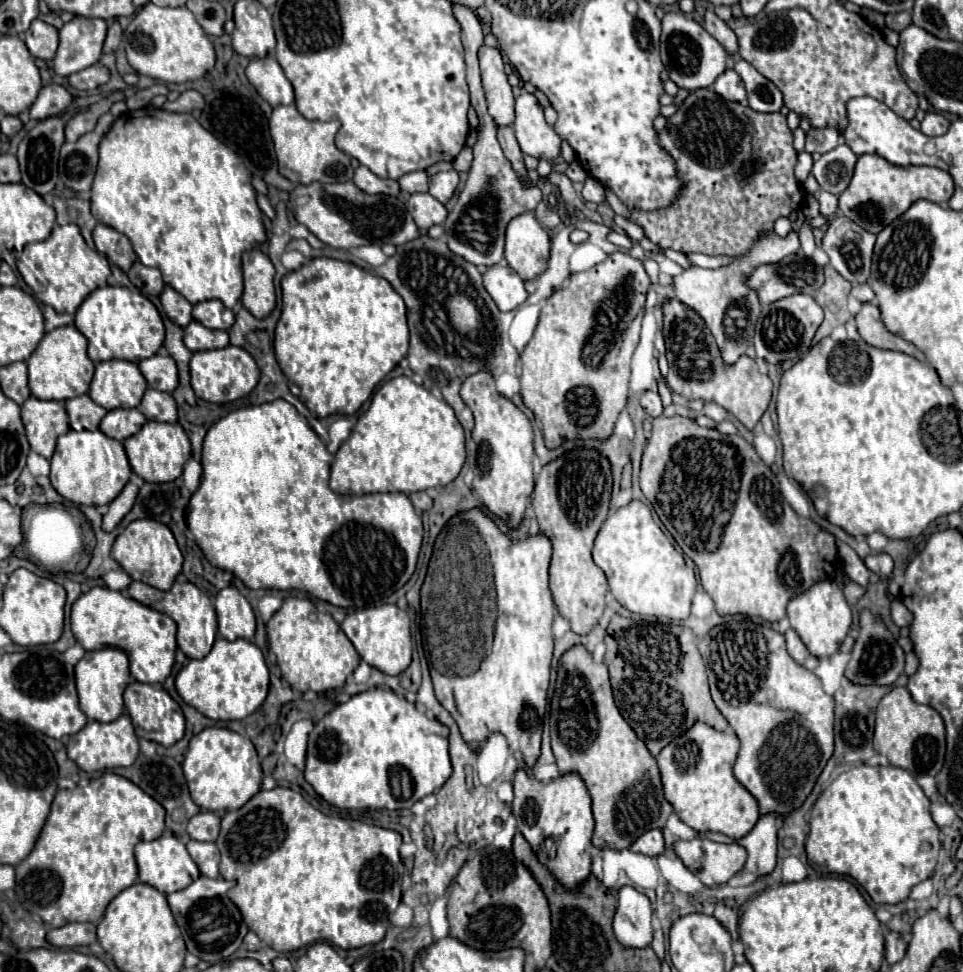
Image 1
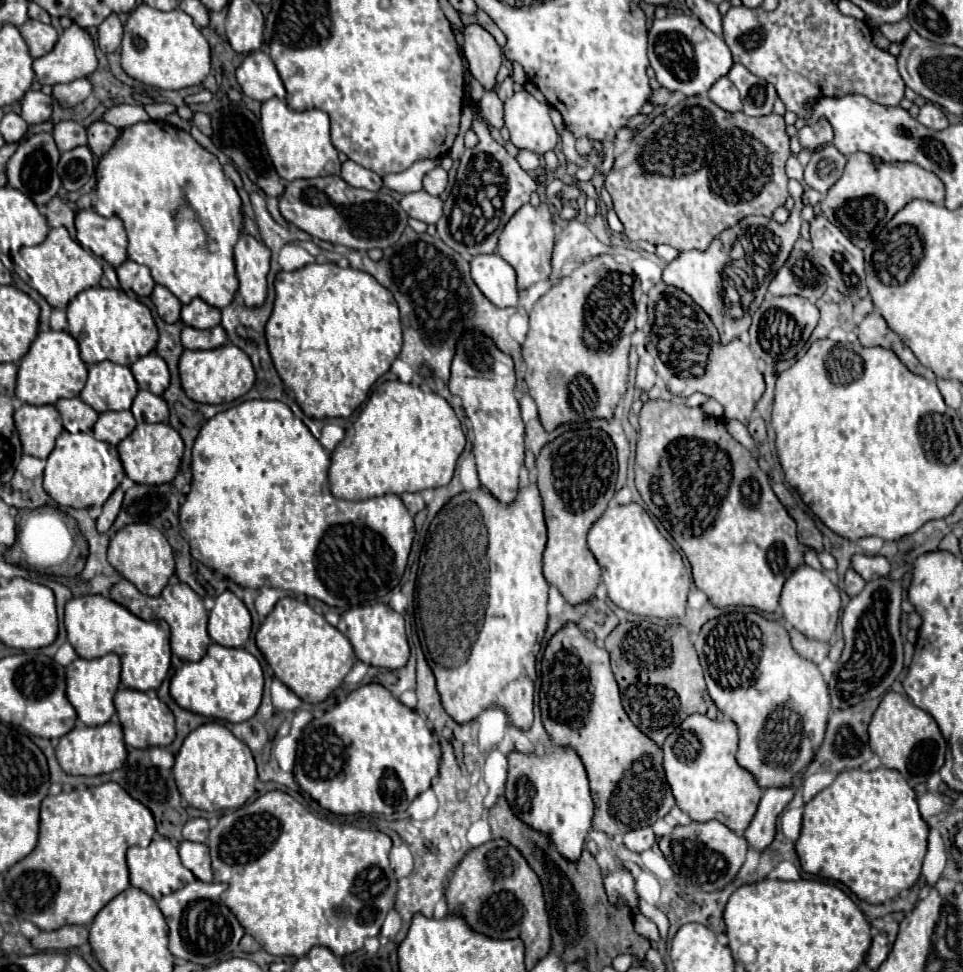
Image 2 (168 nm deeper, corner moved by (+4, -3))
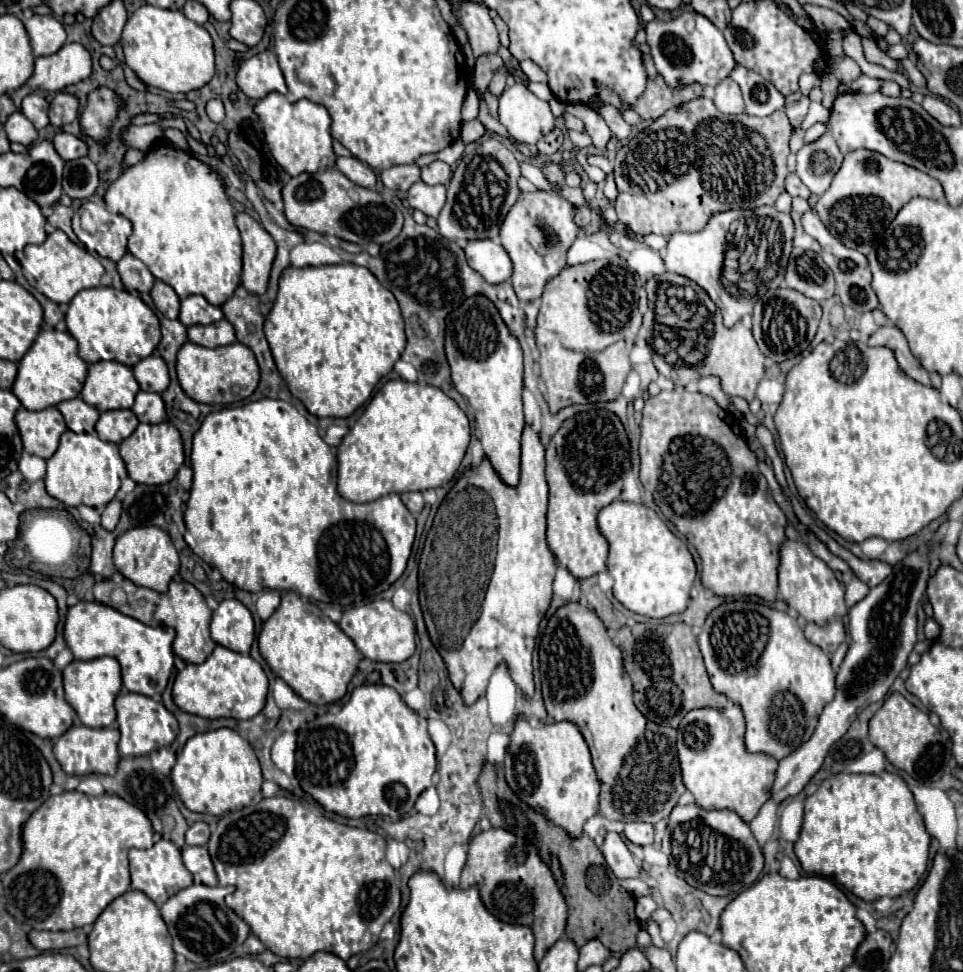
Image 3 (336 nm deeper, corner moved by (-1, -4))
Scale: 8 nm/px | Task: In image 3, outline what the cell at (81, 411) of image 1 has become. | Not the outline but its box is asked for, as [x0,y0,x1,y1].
[58,398,100,434]

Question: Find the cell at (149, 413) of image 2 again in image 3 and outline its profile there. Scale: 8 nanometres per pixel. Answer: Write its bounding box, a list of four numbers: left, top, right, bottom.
[132,392,166,424]

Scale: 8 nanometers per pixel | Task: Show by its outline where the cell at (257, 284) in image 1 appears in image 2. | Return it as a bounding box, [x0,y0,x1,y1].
[235,233,269,307]

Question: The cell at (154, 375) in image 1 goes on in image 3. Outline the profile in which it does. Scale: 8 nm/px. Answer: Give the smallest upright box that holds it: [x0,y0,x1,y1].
[134,354,168,392]

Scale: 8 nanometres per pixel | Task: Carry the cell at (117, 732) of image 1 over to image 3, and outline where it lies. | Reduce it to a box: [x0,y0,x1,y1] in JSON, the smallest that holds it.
[54,726,120,776]

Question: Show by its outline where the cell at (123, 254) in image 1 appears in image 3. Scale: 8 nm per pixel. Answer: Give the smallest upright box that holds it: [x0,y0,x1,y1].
[72,210,132,262]

